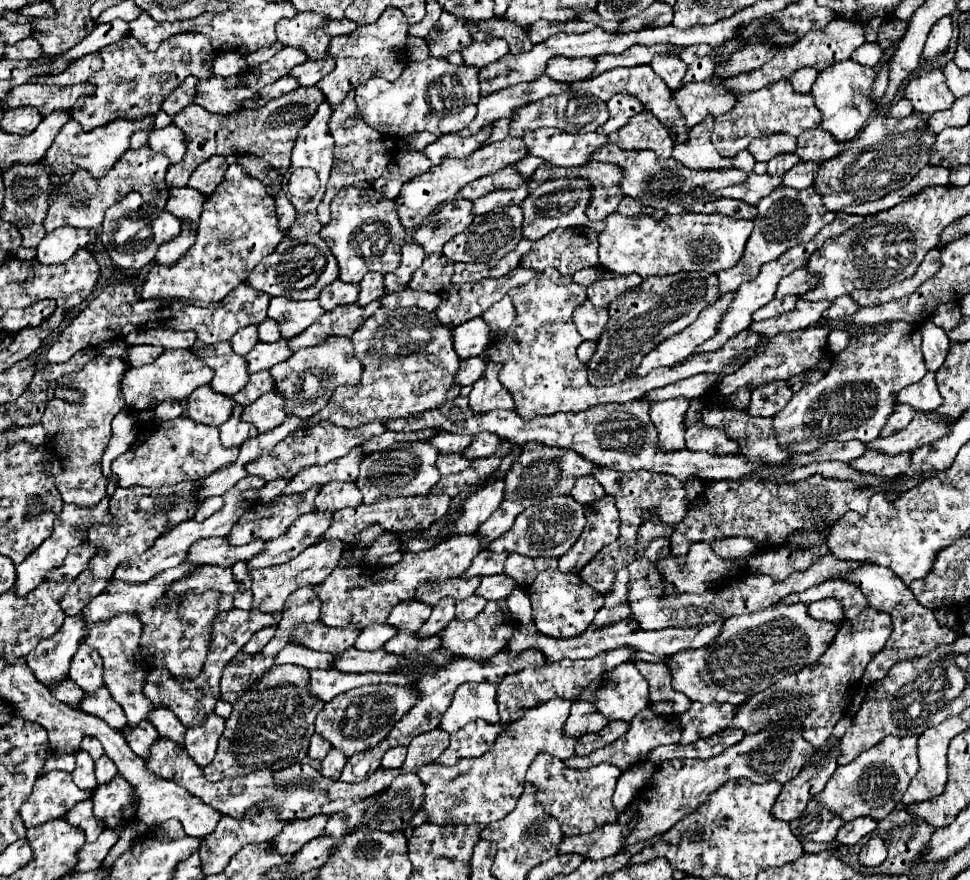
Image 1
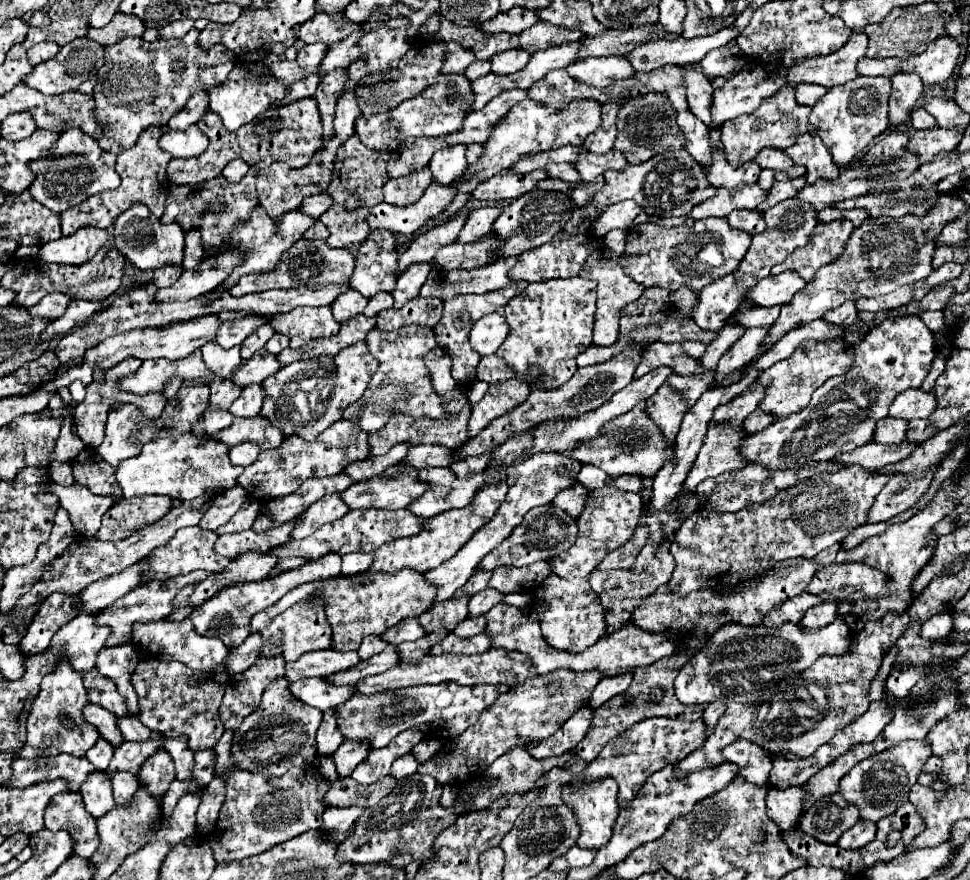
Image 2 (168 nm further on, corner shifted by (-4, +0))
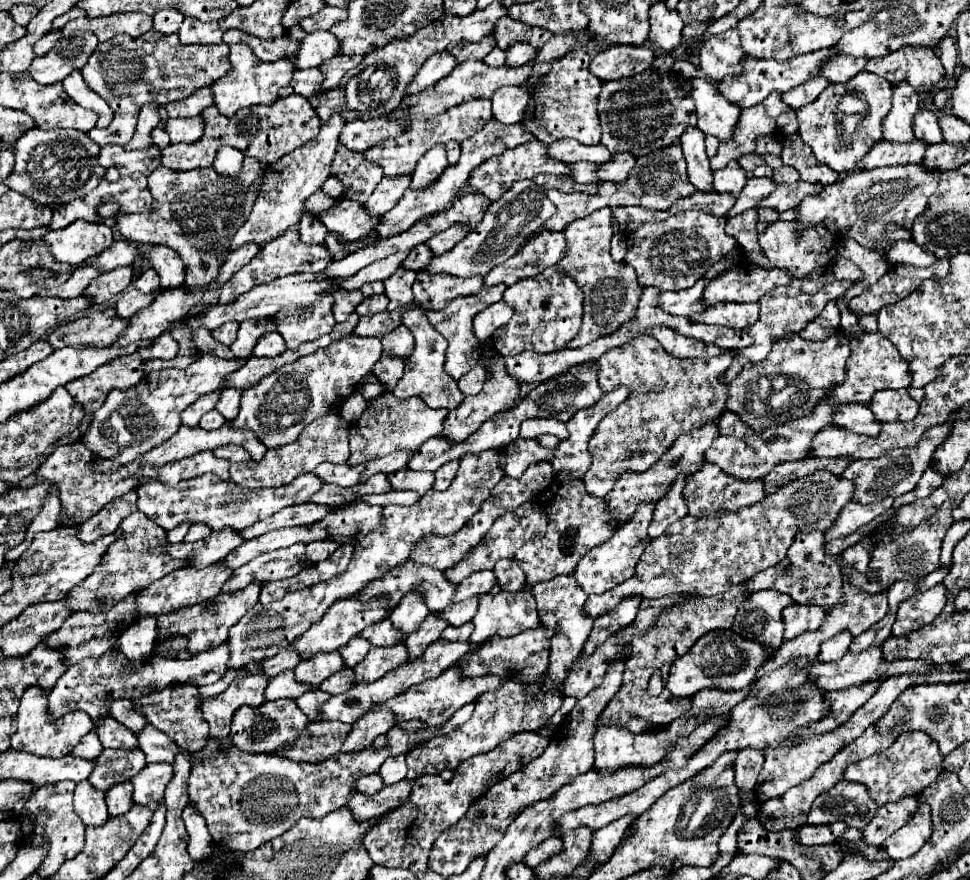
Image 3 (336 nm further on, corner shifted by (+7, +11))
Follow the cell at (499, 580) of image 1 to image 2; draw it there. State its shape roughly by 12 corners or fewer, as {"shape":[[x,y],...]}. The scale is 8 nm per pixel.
{"shape":[[487,588],[469,600],[469,616],[483,616],[503,600]]}

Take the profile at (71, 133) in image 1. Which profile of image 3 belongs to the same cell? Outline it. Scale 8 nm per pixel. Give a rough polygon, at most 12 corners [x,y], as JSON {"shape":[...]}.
{"shape":[[32,127],[6,185],[36,203],[90,193],[104,167],[74,129]]}

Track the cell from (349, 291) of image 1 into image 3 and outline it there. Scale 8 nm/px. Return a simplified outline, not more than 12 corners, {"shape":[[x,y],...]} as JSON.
{"shape":[[338,287],[334,297],[334,317],[344,321],[364,299],[354,289]]}

